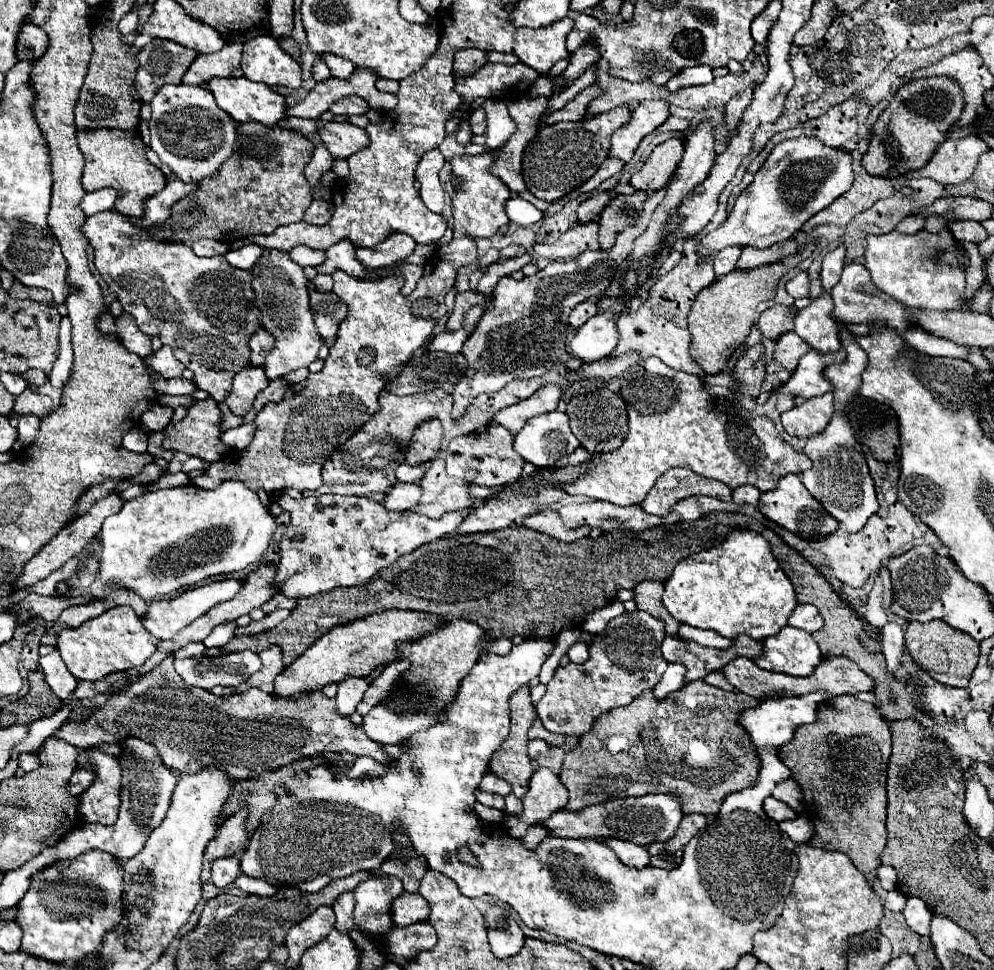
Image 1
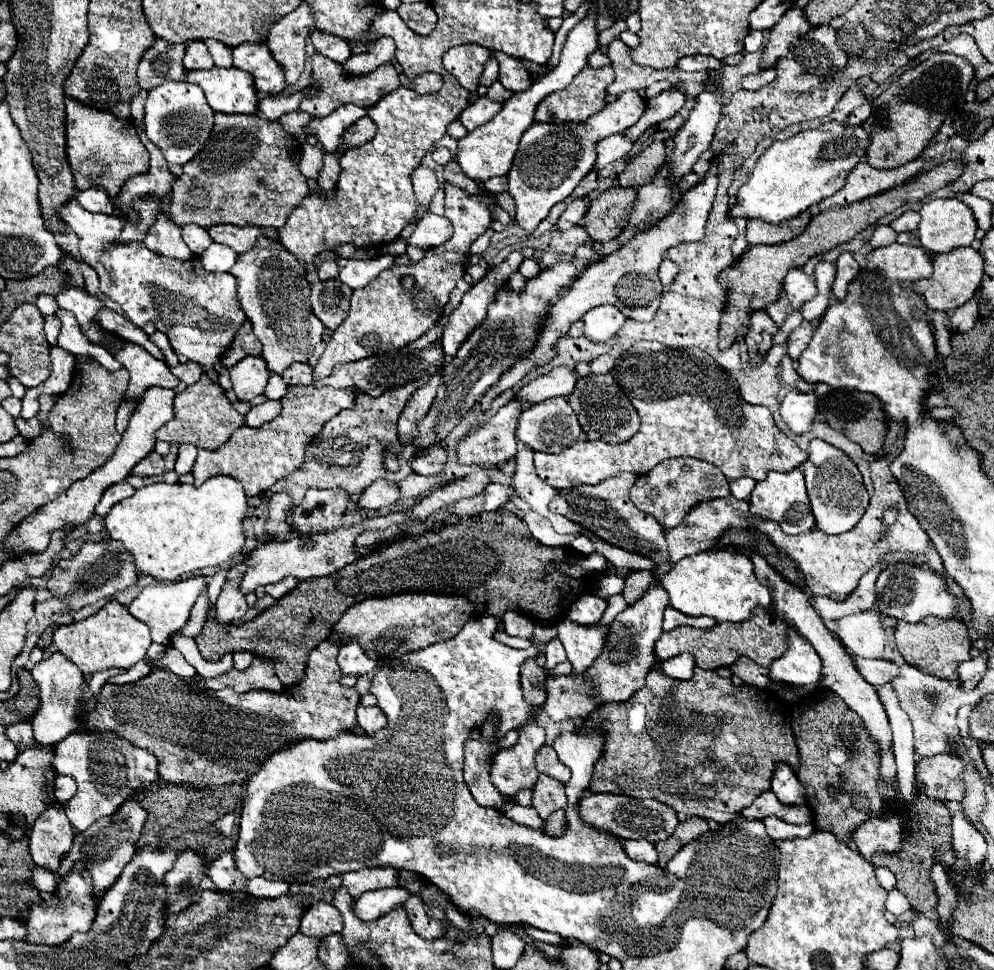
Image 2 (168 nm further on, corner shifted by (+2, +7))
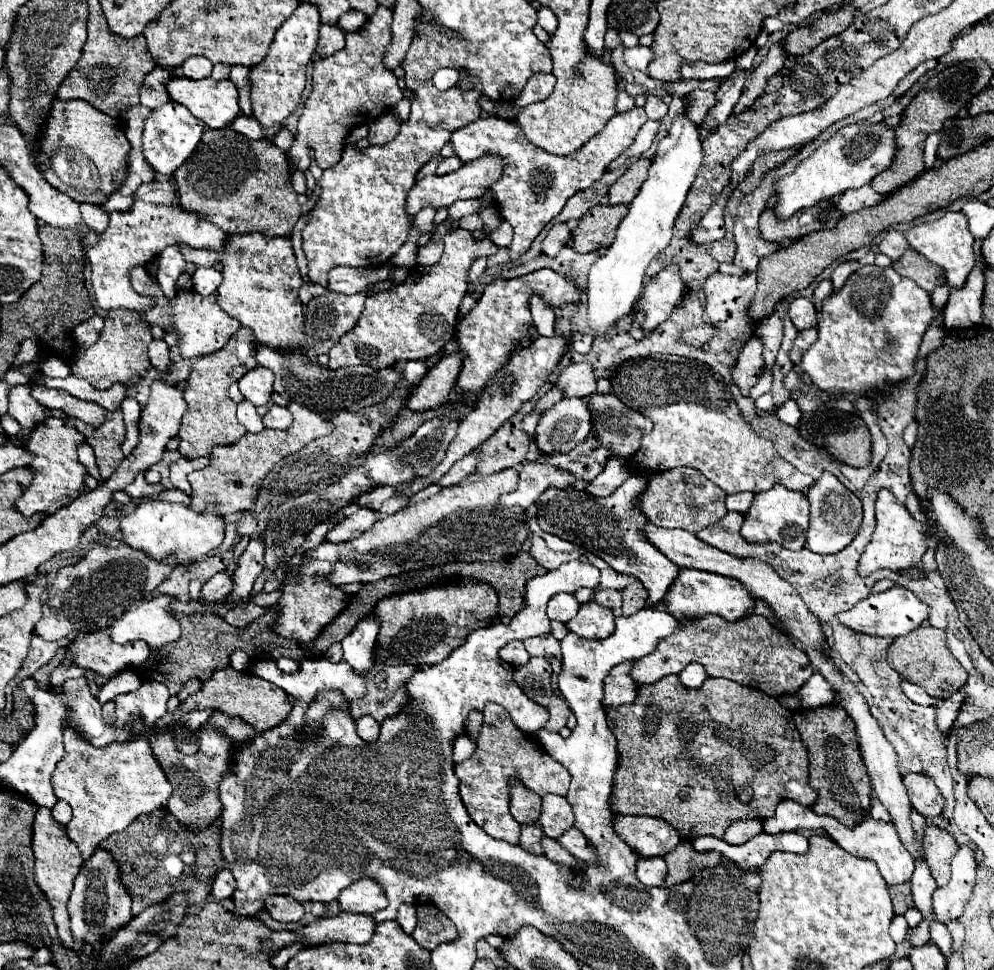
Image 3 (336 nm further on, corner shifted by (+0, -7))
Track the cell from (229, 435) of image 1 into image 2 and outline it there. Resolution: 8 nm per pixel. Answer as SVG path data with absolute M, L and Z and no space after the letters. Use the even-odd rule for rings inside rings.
M264 400L262 404L250 408L250 412L246 414L246 426L258 428L260 424L274 420L280 412L282 412L282 402L278 402L278 400Z

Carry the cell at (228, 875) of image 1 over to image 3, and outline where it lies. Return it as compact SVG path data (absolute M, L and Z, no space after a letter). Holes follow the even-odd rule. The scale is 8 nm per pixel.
M230 870L218 872L218 876L212 882L212 896L216 900L226 900L226 898L232 898L234 890L236 890L236 880L234 880L232 872Z

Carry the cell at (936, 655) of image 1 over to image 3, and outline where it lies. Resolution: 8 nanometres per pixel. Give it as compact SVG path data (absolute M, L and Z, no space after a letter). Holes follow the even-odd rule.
M920 626L912 634L894 638L894 642L888 648L888 664L912 684L922 686L930 696L934 698L950 698L952 692L964 686L968 680L966 670L960 666L960 662L952 656L946 642L946 632L932 628L932 626Z

